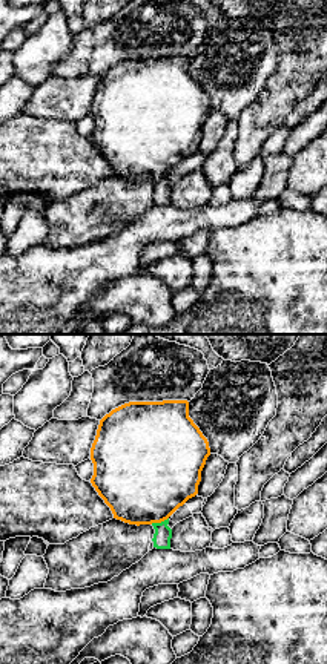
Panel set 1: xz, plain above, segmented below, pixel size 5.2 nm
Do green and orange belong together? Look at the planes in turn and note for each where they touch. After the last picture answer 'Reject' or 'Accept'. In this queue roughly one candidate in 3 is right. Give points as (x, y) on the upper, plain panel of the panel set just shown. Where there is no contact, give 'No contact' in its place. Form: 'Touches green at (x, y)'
Touches green at (158, 180)

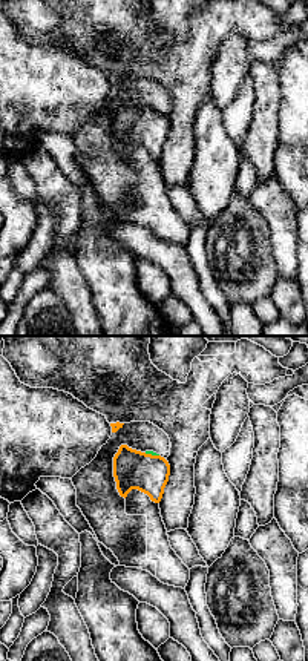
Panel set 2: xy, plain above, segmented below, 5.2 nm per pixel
Touches green at (152, 111)

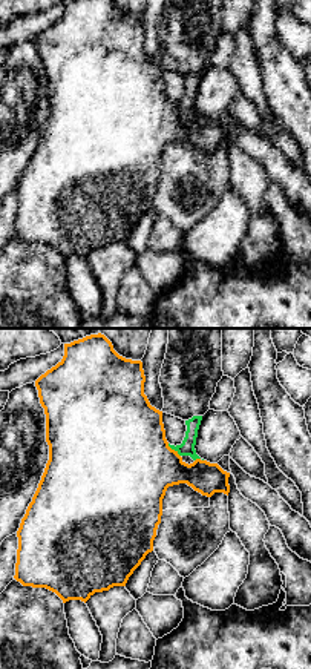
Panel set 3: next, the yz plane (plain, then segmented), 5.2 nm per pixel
Touches green at (173, 105)

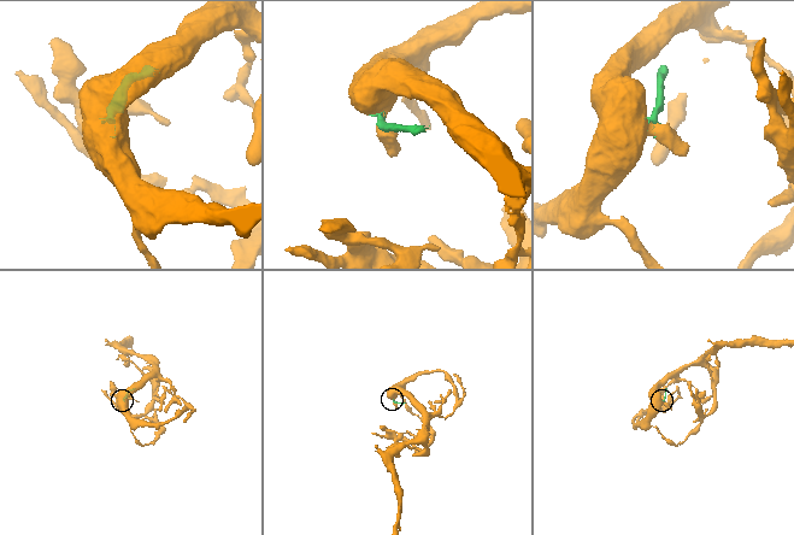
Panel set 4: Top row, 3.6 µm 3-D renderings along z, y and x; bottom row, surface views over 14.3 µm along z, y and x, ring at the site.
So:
Accept

